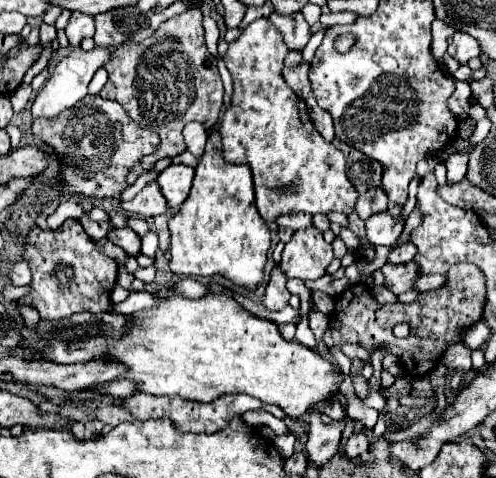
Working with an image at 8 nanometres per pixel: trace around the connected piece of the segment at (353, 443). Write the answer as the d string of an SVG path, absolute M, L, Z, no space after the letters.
M359 432L359 434L351 434L345 442L345 448L343 448L343 456L347 460L355 460L359 458L363 452L367 452L369 448L369 438L365 432Z

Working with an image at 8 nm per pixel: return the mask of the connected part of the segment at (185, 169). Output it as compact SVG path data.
M171 164L169 168L165 168L159 174L157 184L161 186L161 192L167 198L167 204L171 208L181 206L185 202L185 198L189 196L193 174L195 174L195 170L187 164Z

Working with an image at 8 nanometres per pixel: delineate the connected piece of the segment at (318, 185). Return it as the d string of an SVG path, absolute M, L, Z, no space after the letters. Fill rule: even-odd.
M259 18L245 26L237 40L229 44L229 50L225 54L225 64L233 76L235 92L233 102L223 114L221 120L221 142L223 142L223 158L229 164L247 164L253 174L253 186L255 186L255 204L259 208L259 214L263 220L273 222L281 214L293 214L293 212L305 212L305 214L329 214L329 212L345 212L351 214L355 210L357 202L357 190L349 182L345 174L345 158L343 154L333 146L327 144L317 128L313 126L305 102L291 92L291 88L285 84L281 76L283 60L287 56L287 48L283 42L281 32L269 22L269 18Z

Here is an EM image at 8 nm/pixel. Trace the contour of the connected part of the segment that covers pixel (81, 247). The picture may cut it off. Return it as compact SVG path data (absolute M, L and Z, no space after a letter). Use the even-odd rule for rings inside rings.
M65 220L59 230L31 228L27 232L23 258L29 262L33 280L31 292L19 300L39 310L43 320L69 318L75 312L107 312L111 290L117 282L117 260L101 254L77 220Z

